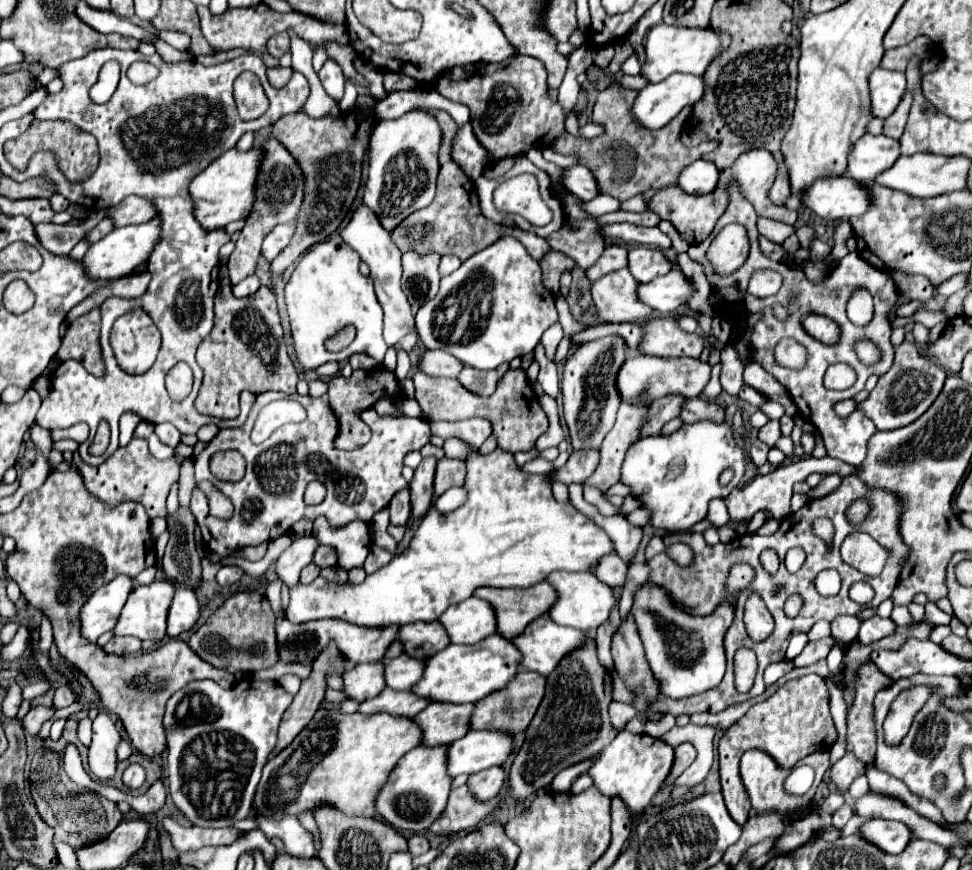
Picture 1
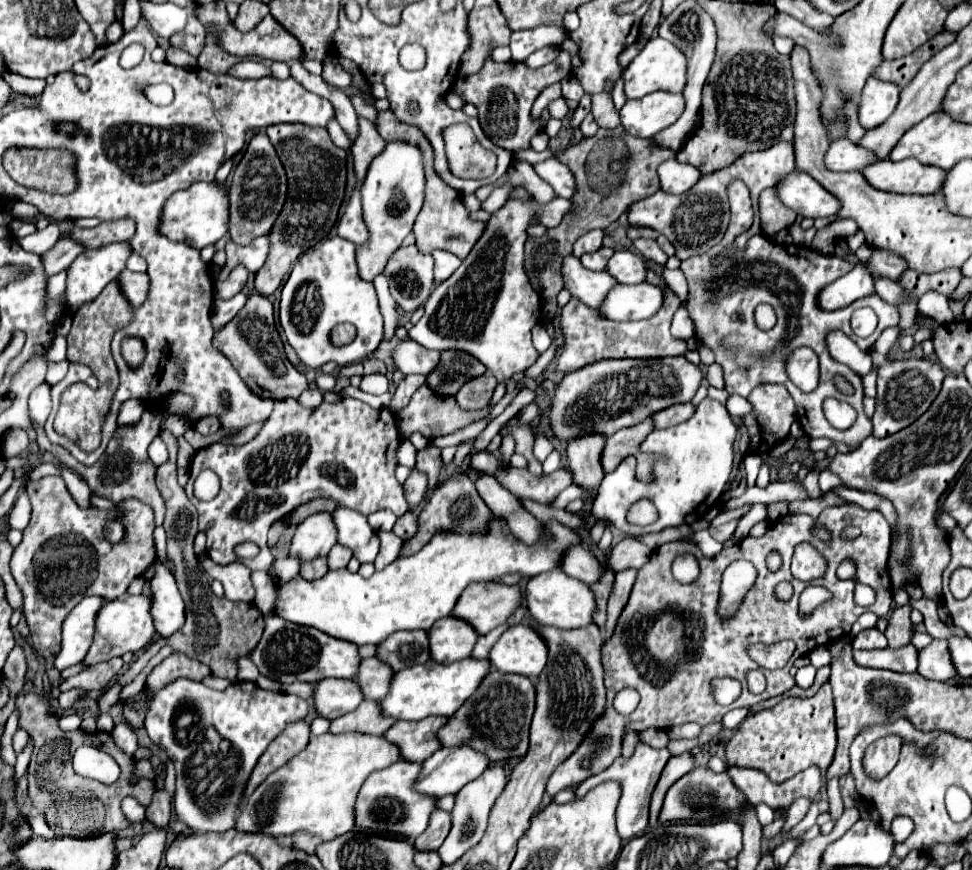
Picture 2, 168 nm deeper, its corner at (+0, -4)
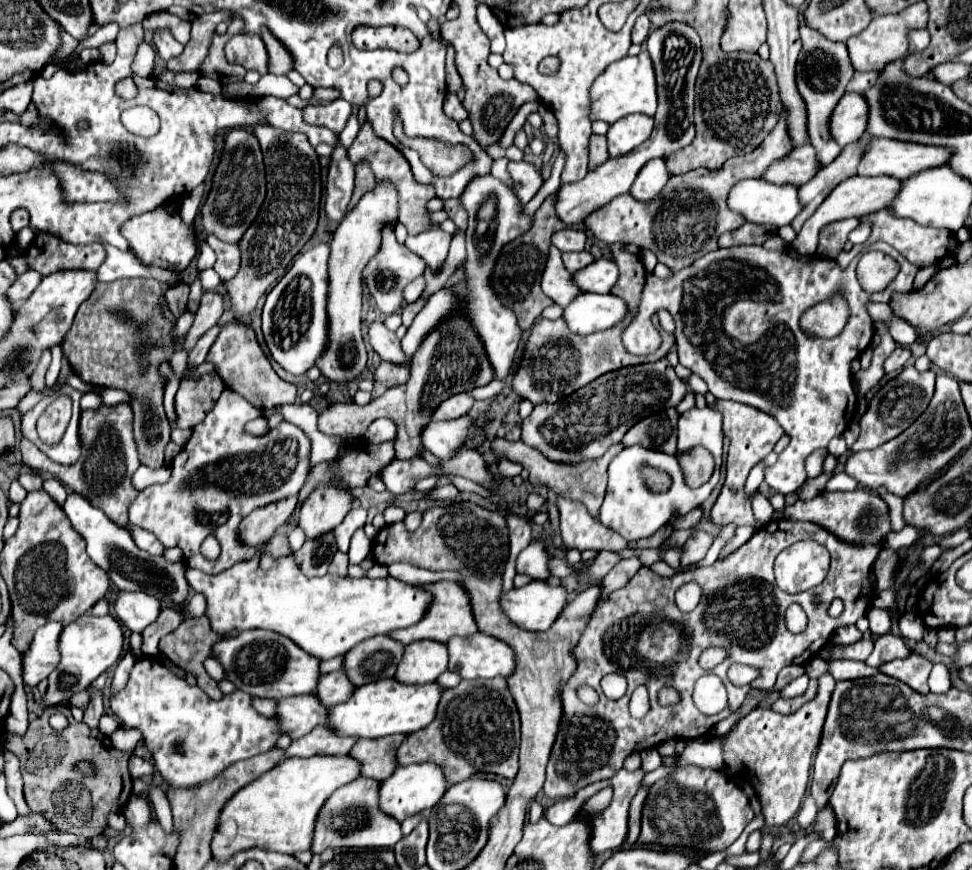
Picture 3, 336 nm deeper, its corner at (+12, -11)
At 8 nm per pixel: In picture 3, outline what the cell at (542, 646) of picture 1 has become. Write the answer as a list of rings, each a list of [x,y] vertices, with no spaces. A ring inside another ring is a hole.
[[[482,632],[472,636],[458,636],[446,642],[448,670],[464,680],[506,676],[514,670],[514,652],[502,640],[490,638]]]

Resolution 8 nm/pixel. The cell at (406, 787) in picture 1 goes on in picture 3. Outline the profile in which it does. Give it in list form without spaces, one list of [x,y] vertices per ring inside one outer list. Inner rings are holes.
[[[356,778],[354,782],[338,788],[318,812],[310,850],[314,854],[320,854],[326,848],[332,848],[334,852],[344,848],[350,850],[392,848],[402,838],[400,822],[394,822],[394,818],[382,814],[378,810],[376,798],[378,798],[378,782],[374,782],[372,778]]]

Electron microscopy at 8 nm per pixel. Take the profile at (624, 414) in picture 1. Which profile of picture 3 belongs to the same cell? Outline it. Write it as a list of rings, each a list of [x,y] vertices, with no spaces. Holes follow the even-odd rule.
[[[514,514],[508,516],[508,528],[510,528],[510,558],[508,558],[504,576],[508,576],[508,582],[512,582],[516,576],[516,570],[514,570],[516,556],[530,544],[532,530],[530,530],[530,520],[518,518]]]

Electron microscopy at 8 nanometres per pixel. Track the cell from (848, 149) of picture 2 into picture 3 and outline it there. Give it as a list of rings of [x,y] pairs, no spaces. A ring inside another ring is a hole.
[[[804,144],[804,146],[796,146],[784,158],[774,160],[762,174],[762,180],[770,184],[778,184],[778,186],[784,186],[784,184],[802,186],[816,172],[818,168],[814,162],[814,148],[810,144]]]

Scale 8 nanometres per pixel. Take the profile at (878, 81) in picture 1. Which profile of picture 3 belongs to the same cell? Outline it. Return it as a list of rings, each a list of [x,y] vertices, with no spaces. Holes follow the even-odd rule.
[[[846,92],[832,110],[828,128],[840,148],[858,142],[866,130],[866,100],[860,94]]]

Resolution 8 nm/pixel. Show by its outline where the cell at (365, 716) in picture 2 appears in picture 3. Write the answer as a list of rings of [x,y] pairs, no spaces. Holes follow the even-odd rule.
[[[316,726],[310,734],[294,740],[284,750],[284,758],[292,758],[292,756],[300,756],[300,758],[334,756],[334,754],[344,756],[344,754],[350,752],[354,742],[356,742],[356,738],[334,738],[334,734],[330,734],[330,730],[326,730],[326,726]]]

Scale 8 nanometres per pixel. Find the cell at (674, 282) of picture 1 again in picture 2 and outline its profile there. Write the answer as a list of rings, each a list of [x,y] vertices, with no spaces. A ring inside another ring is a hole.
[[[652,283],[616,285],[600,311],[612,321],[636,321],[656,315],[664,305],[664,291]]]

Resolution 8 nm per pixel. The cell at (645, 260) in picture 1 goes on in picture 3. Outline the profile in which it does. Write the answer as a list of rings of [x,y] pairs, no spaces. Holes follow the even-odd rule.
[[[606,258],[594,260],[590,266],[572,274],[572,282],[578,286],[580,292],[606,294],[616,280],[618,280],[618,268],[614,266],[612,260],[606,260]]]

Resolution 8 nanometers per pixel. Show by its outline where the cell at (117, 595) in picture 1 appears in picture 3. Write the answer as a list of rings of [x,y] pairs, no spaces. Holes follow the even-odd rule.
[[[60,622],[44,624],[22,656],[22,682],[26,686],[36,686],[46,680],[48,674],[58,666],[58,634],[62,632]]]

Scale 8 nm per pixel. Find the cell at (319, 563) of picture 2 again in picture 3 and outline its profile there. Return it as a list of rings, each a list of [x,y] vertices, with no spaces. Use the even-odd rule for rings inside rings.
[[[330,530],[318,538],[306,540],[304,546],[298,552],[294,552],[294,558],[298,562],[298,568],[306,576],[324,576],[336,552],[338,546],[334,540],[334,530]]]

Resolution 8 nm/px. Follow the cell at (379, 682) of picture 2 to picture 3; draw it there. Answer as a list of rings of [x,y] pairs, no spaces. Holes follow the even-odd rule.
[[[330,672],[318,678],[318,686],[314,694],[318,696],[322,706],[330,708],[338,702],[344,702],[346,696],[350,696],[350,690],[354,690],[354,686],[350,686],[350,680],[346,678],[346,674]]]

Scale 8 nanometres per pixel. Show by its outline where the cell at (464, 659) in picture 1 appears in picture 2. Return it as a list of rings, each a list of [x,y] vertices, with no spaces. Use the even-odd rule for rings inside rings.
[[[474,657],[454,661],[448,665],[426,661],[424,665],[408,667],[406,671],[398,671],[394,675],[390,693],[380,701],[382,711],[394,719],[406,719],[406,721],[420,721],[430,715],[450,717],[464,705],[468,697],[472,697],[472,693],[480,687],[490,669],[492,669],[490,659],[474,659]]]

